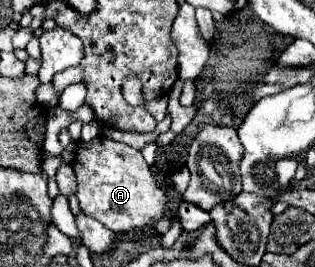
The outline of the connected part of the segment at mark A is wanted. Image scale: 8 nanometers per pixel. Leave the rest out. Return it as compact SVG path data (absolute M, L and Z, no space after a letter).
M104 136L94 138L92 142L82 142L72 164L78 178L78 200L86 216L96 218L112 232L138 230L148 224L154 224L160 234L170 228L170 212L166 208L166 194L152 178L146 160L140 150L130 148L128 144L108 140Z

